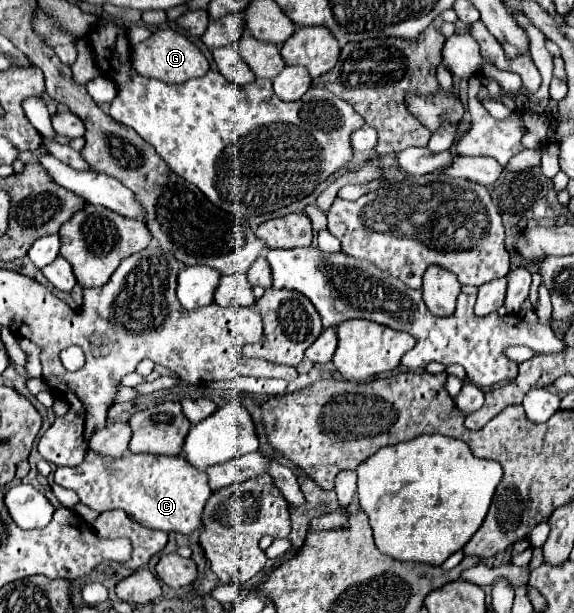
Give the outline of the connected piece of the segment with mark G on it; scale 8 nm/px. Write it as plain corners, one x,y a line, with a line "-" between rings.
156,30
150,34
148,40
132,46
132,68
146,78
156,78
168,84
182,84
190,78
204,76
208,72
208,60
206,56
180,32
176,30

